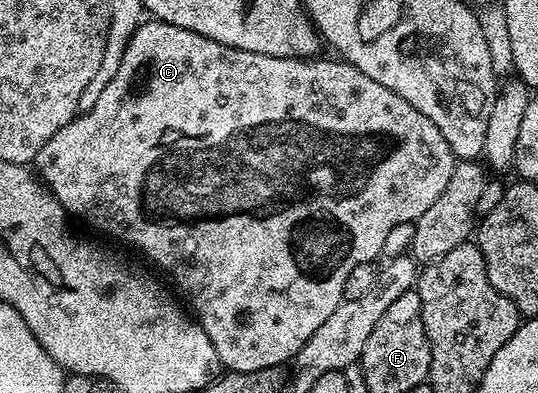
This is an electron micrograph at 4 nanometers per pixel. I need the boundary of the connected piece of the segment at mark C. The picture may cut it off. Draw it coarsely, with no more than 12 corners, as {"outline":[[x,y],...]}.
{"outline":[[141,21],[34,163],[291,363],[438,200],[349,62]]}

